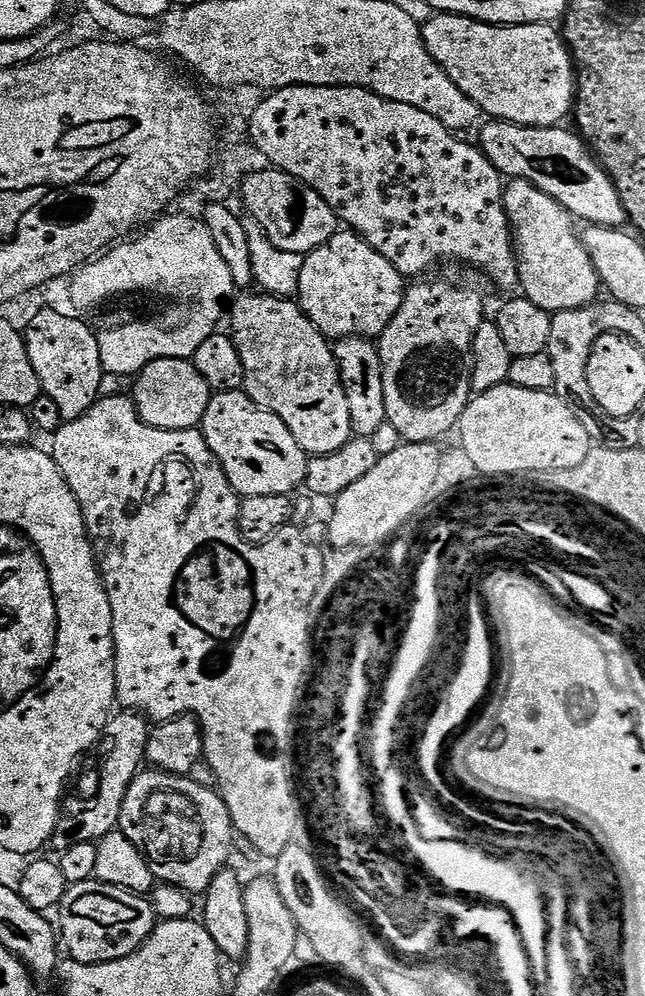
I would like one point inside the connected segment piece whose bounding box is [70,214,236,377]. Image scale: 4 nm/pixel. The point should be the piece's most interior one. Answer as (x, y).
(179, 258)

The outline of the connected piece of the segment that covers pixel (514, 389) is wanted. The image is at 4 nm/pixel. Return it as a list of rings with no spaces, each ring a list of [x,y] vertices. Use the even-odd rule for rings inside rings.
[[[507,382],[477,393],[461,411],[458,432],[459,428],[460,446],[473,461],[477,473],[486,476],[524,476],[526,472],[551,474],[570,470],[582,466],[594,447],[594,437],[567,409],[562,396],[554,392],[525,390]]]

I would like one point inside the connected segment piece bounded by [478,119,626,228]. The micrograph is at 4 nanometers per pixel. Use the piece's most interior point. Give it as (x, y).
(557, 162)

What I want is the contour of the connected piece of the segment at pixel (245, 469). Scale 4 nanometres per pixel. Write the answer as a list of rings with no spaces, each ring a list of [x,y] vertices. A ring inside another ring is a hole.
[[[245,391],[215,393],[210,406],[206,406],[202,431],[210,450],[224,468],[228,485],[241,497],[261,496],[262,494],[287,496],[295,493],[296,487],[299,489],[303,485],[310,456],[295,440],[294,434],[290,432],[282,418],[260,408]]]

